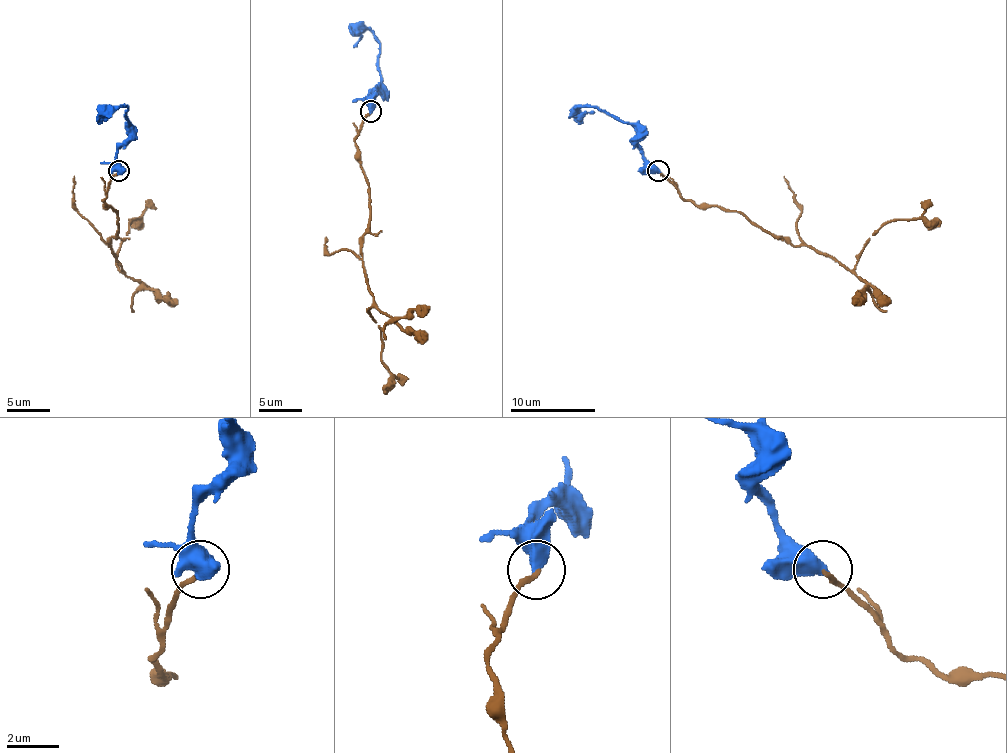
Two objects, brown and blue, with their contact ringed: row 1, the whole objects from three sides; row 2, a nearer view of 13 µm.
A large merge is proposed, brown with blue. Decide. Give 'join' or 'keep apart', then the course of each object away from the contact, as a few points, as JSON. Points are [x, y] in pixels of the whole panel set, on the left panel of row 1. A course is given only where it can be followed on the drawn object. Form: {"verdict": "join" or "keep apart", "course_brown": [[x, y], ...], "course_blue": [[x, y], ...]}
{"verdict": "keep apart", "course_brown": [[118, 171], [103, 199], [116, 212], [118, 231], [110, 246], [120, 269], [116, 254], [129, 220], [150, 199]], "course_blue": [[118, 171], [116, 156], [129, 124], [127, 107], [101, 112]]}

